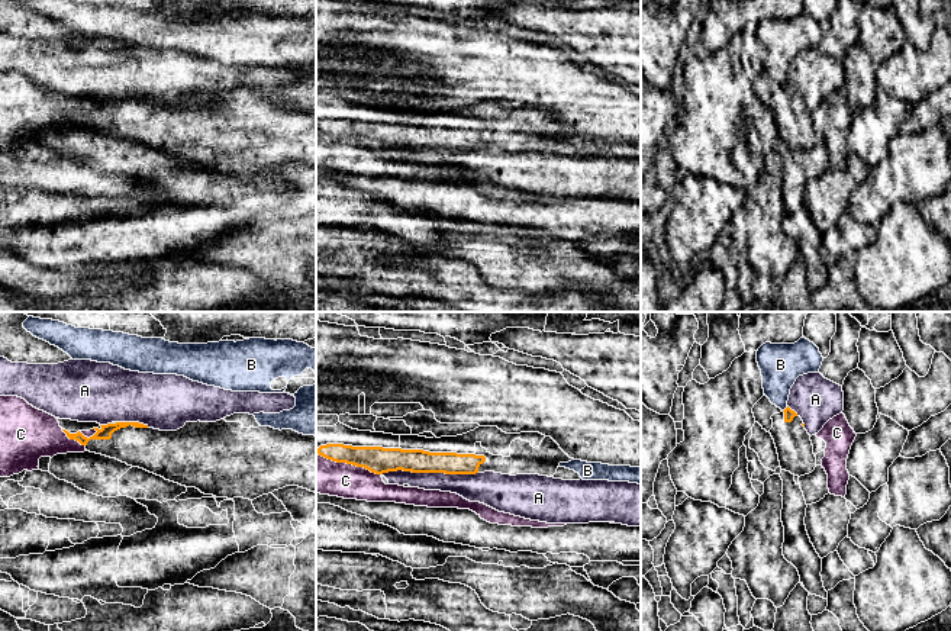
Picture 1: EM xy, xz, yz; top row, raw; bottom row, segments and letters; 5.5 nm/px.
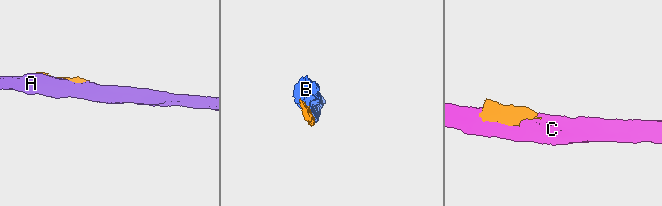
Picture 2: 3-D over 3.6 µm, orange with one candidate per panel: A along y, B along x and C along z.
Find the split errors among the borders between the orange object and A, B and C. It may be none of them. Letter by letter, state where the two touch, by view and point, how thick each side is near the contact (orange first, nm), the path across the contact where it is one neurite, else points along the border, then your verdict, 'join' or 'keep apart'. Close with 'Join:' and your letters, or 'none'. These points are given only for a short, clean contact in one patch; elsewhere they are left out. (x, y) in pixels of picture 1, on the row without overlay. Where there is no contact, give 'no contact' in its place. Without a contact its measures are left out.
A: meets orange in xz at (429, 147); 130 nm thick on the orange side, 140 nm on the other; keep apart
B: meets orange in yz at (785, 84); 60 nm thick on the orange side, 240 nm on the other; border along yz (787, 81), (783, 86); keep apart
C: meets orange in xz at (348, 138); 150 nm thick on the orange side, 200 nm on the other; keep apart
Join: none

